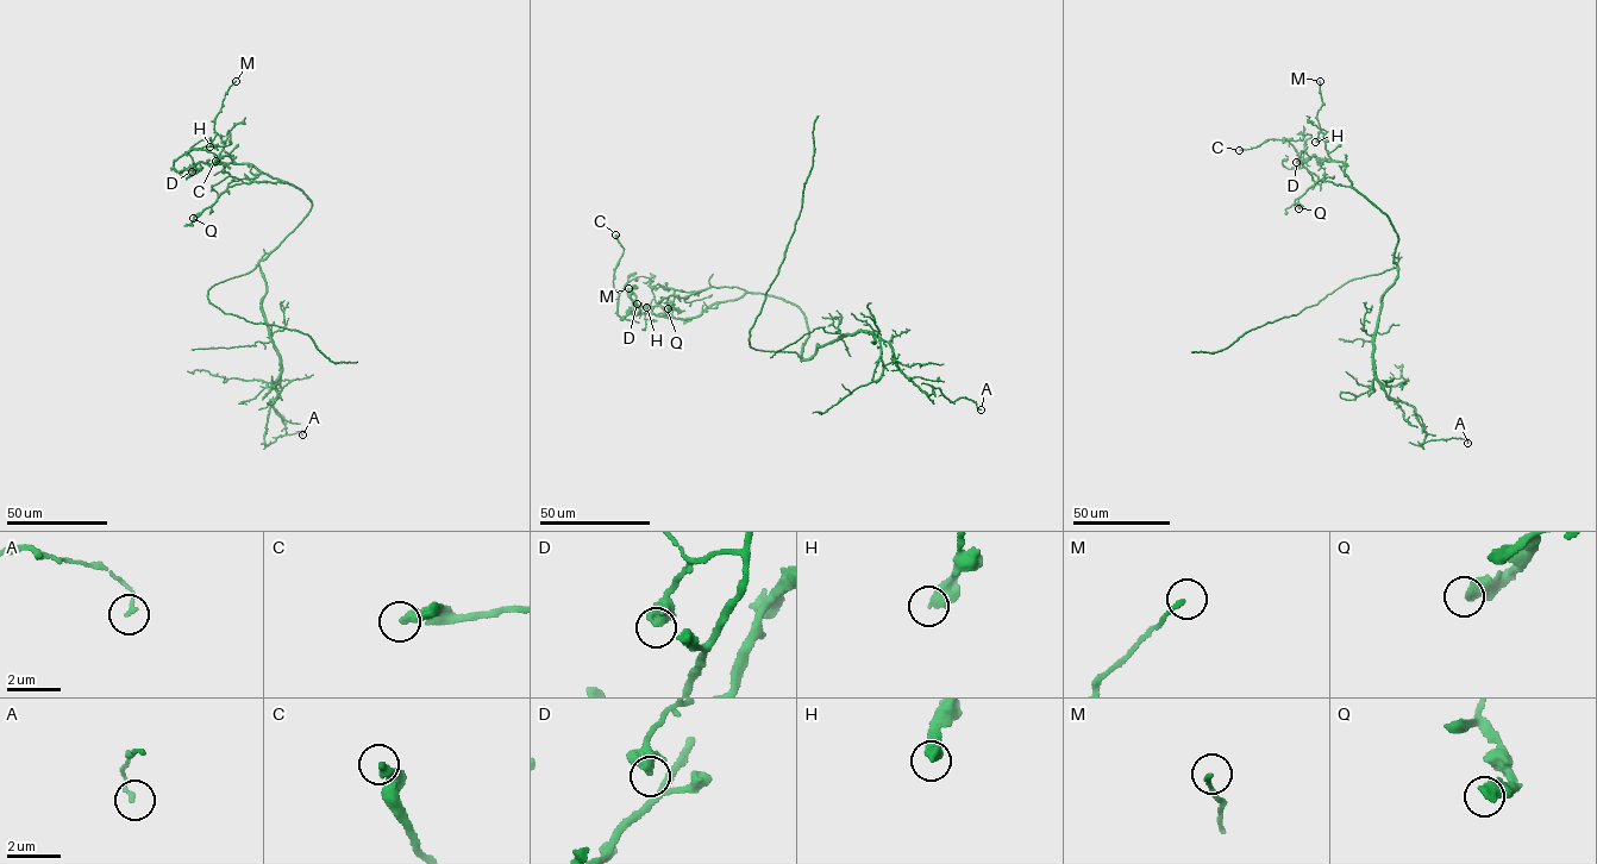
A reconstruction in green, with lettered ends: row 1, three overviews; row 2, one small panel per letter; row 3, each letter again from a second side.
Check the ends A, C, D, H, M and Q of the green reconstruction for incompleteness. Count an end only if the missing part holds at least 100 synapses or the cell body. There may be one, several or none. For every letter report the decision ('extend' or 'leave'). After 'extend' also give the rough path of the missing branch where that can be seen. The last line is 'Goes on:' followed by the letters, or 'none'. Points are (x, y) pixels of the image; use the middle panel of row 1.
A: leave
C: leave
D: leave
H: leave
M: leave
Q: leave
Goes on: none

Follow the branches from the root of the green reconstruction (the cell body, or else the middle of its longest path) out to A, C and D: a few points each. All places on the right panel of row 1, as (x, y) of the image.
A: (1395, 252), (1397, 279), (1381, 301), (1373, 342), (1376, 380), (1414, 407), (1426, 433), (1420, 445), (1467, 443)
C: (1395, 252), (1391, 223), (1352, 187), (1346, 164), (1311, 156), (1298, 162), (1292, 145), (1281, 139), (1239, 150)
D: (1395, 252), (1391, 223), (1352, 187), (1346, 164), (1311, 156), (1300, 168), (1303, 157), (1296, 162)

